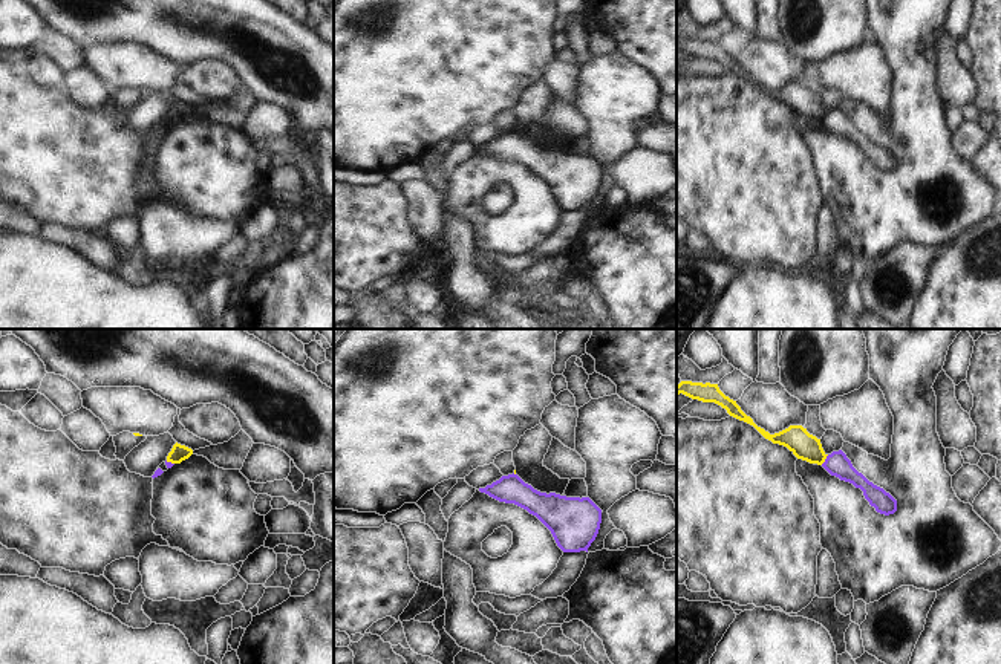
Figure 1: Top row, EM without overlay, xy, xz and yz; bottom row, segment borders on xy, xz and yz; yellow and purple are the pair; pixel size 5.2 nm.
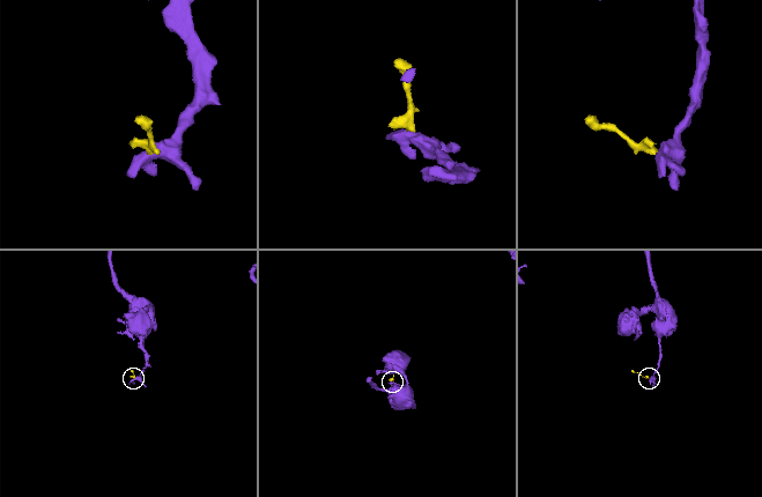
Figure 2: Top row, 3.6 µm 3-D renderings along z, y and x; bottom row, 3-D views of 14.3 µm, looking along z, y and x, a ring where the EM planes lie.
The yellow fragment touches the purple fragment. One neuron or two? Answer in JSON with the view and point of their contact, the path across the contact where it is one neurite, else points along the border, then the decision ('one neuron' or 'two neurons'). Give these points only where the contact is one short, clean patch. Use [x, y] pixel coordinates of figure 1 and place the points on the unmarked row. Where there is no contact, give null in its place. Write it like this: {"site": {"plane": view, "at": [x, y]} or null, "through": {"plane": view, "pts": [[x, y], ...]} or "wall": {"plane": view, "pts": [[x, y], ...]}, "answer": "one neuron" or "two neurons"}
{"site": {"plane": "yz", "at": [825, 115]}, "wall": {"plane": "yz", "pts": [[828, 112], [821, 121]]}, "answer": "two neurons"}

